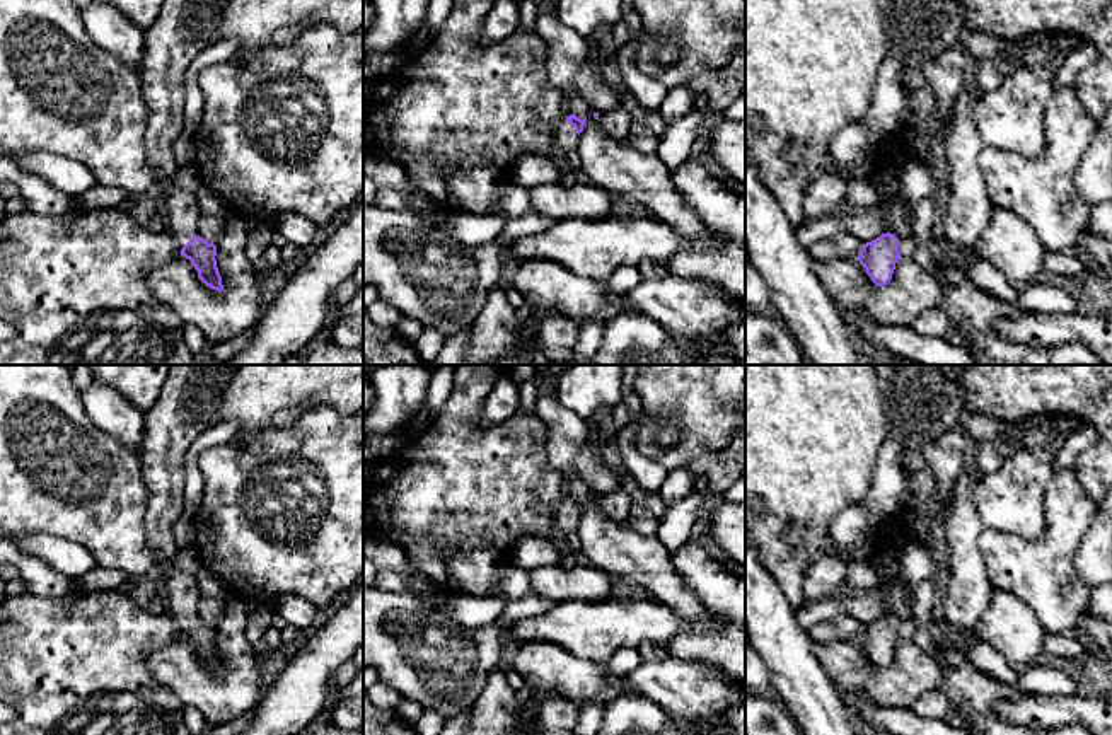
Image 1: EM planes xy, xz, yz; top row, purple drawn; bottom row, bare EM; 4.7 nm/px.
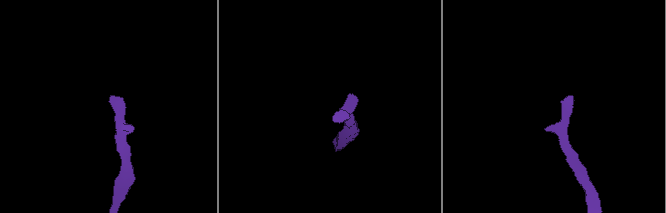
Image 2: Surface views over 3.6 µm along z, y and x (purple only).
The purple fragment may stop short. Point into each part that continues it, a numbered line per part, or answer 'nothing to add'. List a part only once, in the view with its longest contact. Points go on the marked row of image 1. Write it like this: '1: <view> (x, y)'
1: xz (567, 138)

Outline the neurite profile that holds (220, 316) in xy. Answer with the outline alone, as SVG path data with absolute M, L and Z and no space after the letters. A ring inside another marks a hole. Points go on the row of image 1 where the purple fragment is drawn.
M227 215L227 229L217 244L217 268L223 290L206 286L184 256L150 273L153 295L169 305L184 324L193 324L206 341L220 344L254 331L263 317L259 297L261 266L246 256L247 218Z

